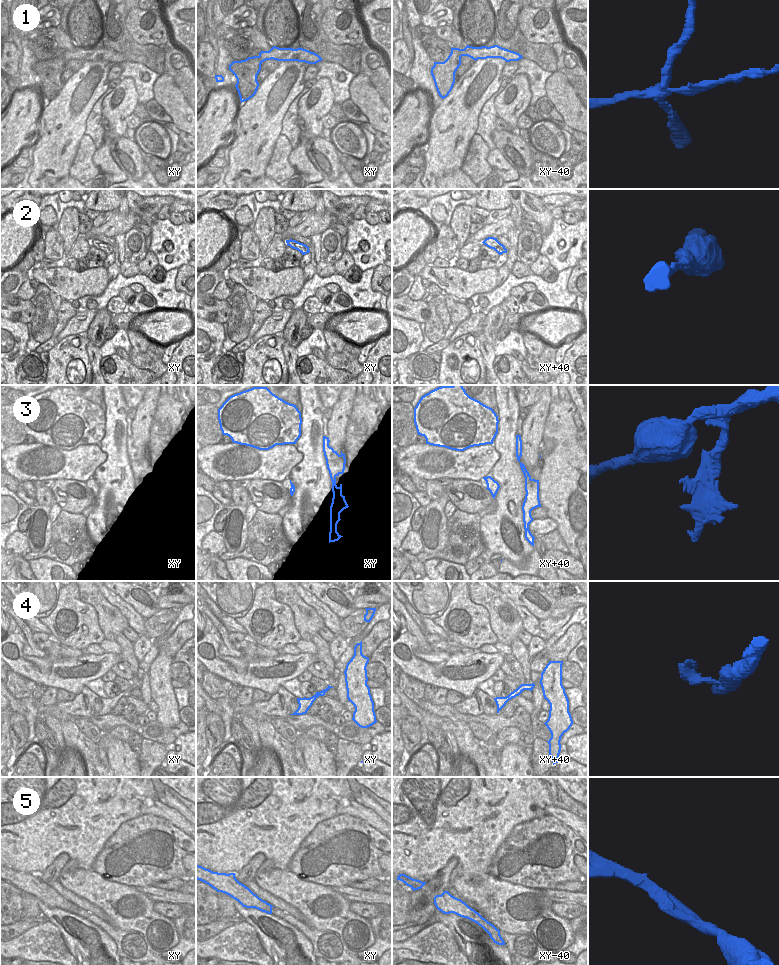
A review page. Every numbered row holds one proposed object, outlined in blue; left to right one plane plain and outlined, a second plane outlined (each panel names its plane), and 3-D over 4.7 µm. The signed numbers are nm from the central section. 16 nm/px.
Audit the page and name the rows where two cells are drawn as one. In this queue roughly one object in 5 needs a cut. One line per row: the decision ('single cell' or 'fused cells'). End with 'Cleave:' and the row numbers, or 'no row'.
1: fused cells
2: single cell
3: single cell
4: single cell
5: single cell
Cleave: 1

